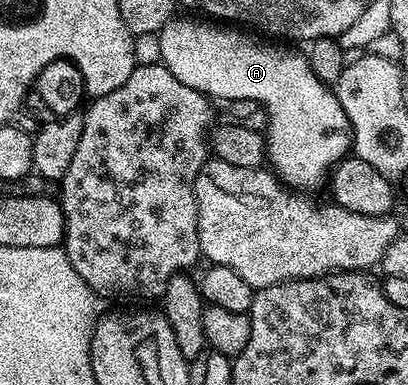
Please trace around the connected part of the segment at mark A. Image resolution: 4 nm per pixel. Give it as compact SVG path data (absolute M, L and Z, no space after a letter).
M173 18L163 31L158 33L163 55L162 64L178 80L185 82L185 86L193 86L193 90L203 93L208 98L214 98L216 101L217 99L252 100L252 105L266 111L267 160L275 175L288 188L311 190L307 188L317 187L322 180L324 183L331 168L353 148L349 118L345 118L345 110L341 110L341 102L335 97L334 91L316 78L302 51L290 52L287 48L278 48L275 45L278 43L268 42L266 39L254 40L253 37L246 36L247 32L238 27L220 26L215 22L206 24L206 19L199 19L201 20Z

